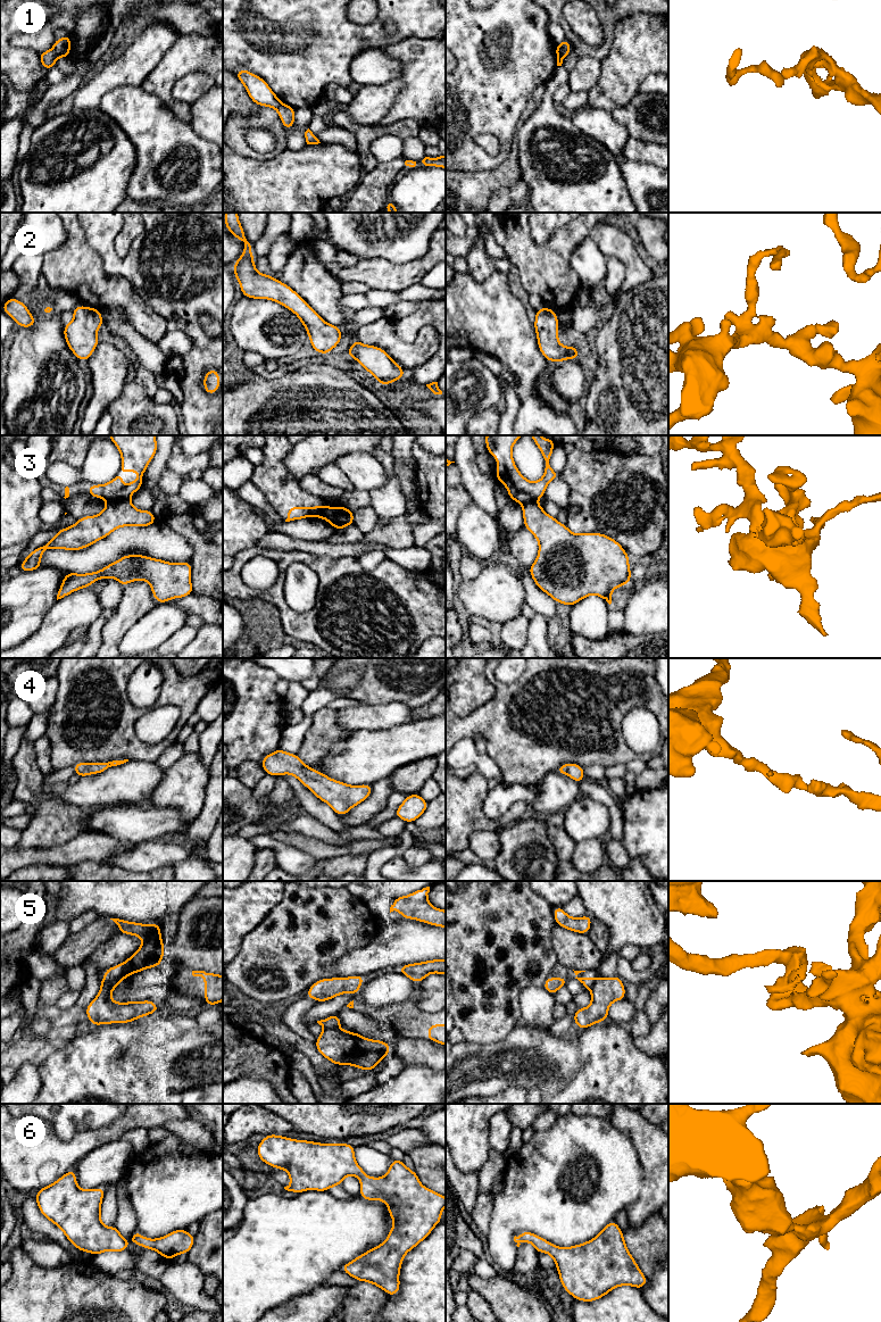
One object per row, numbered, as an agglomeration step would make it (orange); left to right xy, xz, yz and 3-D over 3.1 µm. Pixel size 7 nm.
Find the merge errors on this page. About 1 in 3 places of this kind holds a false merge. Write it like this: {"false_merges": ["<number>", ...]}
{"false_merges": ["1", "3"]}

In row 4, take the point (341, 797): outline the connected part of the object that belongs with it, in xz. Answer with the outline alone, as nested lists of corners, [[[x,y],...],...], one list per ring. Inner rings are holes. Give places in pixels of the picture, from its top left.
[[[281,749],[266,755],[260,764],[268,775],[296,776],[318,799],[330,805],[339,816],[346,815],[352,807],[366,800],[372,792],[372,784],[349,785],[333,780],[308,767],[298,755]]]

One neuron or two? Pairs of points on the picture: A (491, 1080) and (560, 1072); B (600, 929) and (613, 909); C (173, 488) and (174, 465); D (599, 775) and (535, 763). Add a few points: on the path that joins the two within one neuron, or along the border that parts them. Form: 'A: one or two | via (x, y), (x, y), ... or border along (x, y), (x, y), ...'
A: one | via (508, 1072), (543, 1072)
B: two | border along (592, 916), (597, 917), (608, 930), (607, 950)
C: two | border along (165, 467), (182, 477)
D: two | border along (582, 766), (603, 765), (605, 767)

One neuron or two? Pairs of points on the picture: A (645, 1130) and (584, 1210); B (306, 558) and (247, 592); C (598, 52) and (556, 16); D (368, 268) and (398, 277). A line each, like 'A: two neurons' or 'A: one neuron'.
A: two neurons
B: one neuron
C: one neuron
D: one neuron

